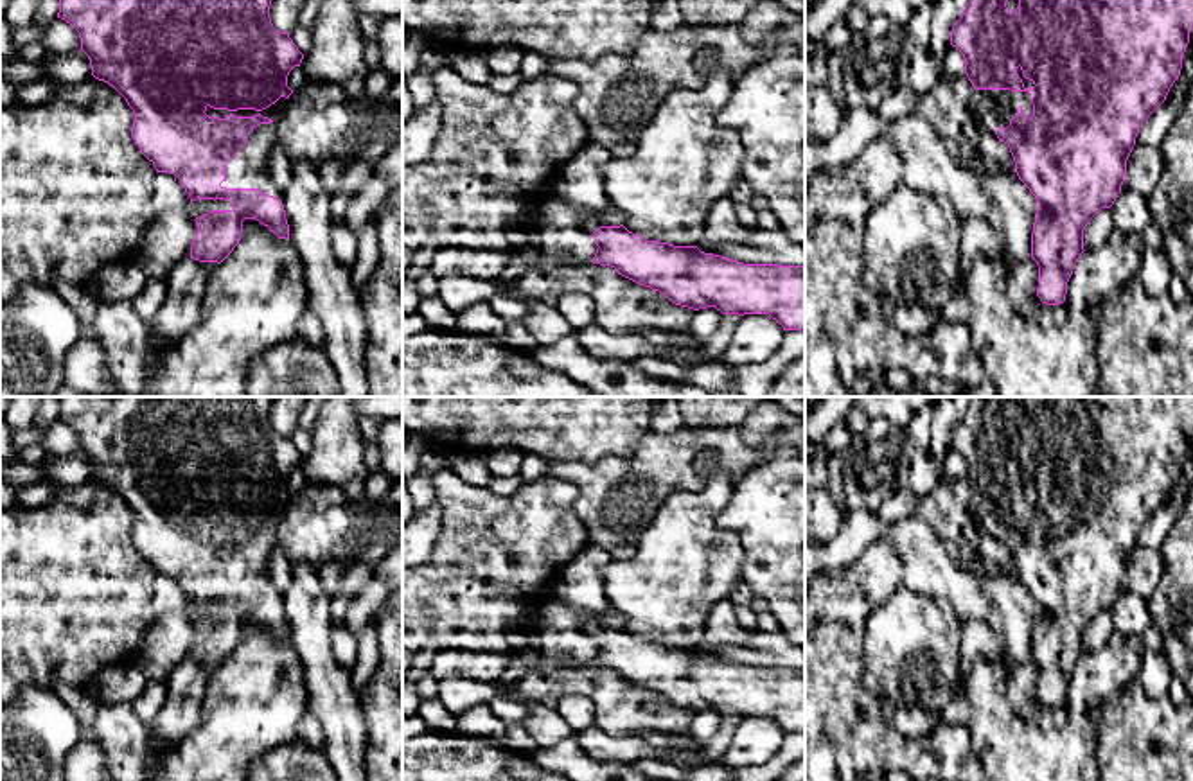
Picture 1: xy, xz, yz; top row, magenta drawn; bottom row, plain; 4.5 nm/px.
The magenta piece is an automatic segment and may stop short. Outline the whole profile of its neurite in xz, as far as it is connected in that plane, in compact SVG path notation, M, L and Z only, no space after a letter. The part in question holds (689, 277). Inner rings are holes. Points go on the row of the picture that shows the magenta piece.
M613 205L588 214L582 226L595 233L595 264L614 268L676 305L769 314L783 330L805 332L805 266L744 264L697 246L645 241L623 226L623 214Z

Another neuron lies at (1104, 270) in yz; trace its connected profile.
M1116 230L1105 244L1082 253L1073 284L1082 282L1085 300L1092 311L1116 289L1132 280L1141 266L1143 239L1139 233Z

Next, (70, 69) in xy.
M79 48L61 56L50 56L43 59L41 74L59 86L75 86L92 75L88 56Z

